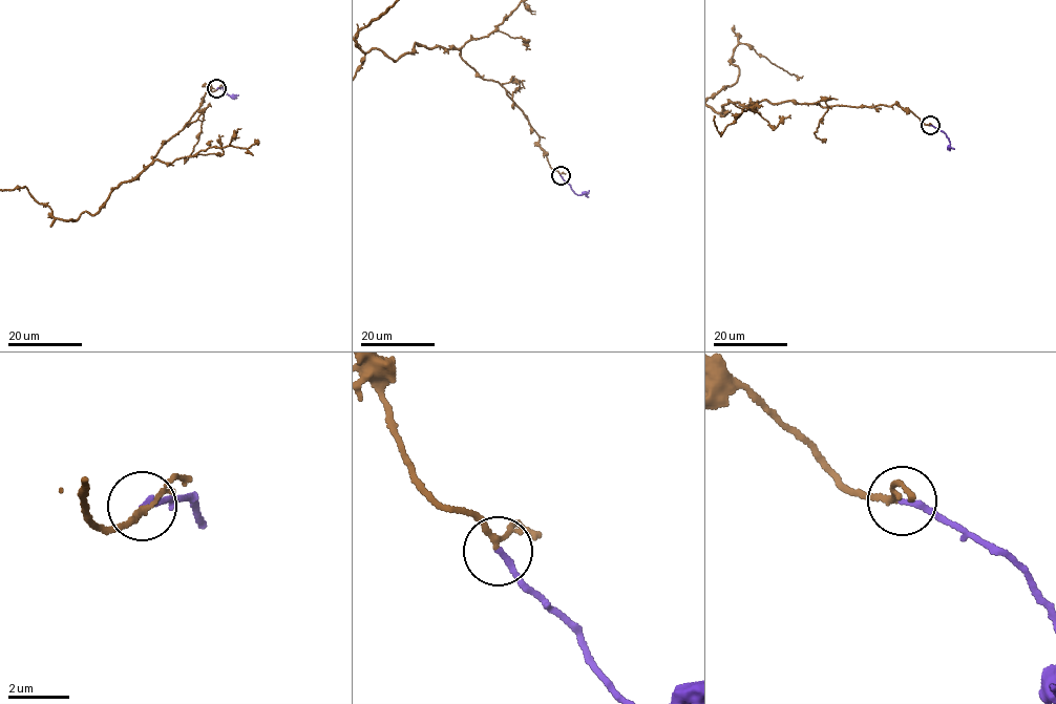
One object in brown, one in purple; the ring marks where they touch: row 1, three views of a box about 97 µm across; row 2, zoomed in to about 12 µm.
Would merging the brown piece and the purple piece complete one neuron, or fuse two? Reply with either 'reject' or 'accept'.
accept

